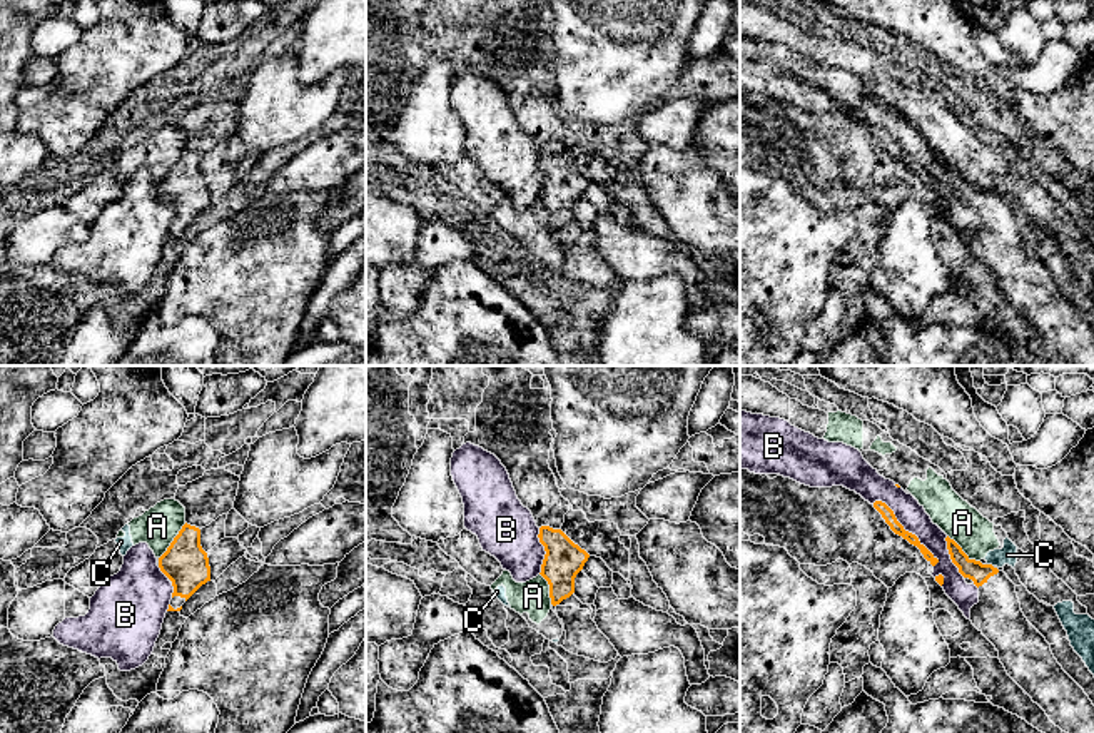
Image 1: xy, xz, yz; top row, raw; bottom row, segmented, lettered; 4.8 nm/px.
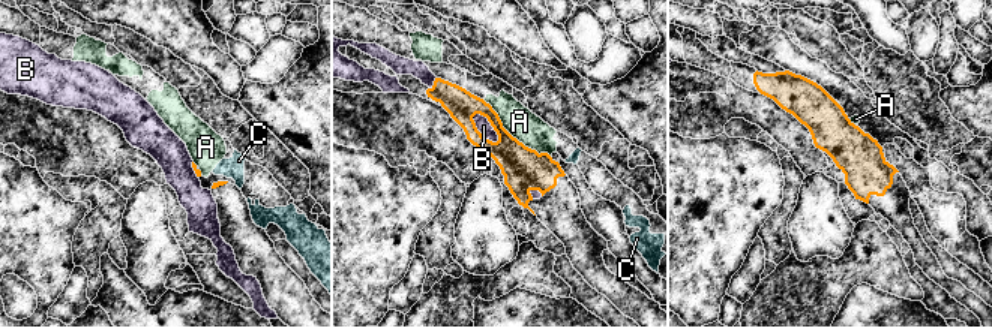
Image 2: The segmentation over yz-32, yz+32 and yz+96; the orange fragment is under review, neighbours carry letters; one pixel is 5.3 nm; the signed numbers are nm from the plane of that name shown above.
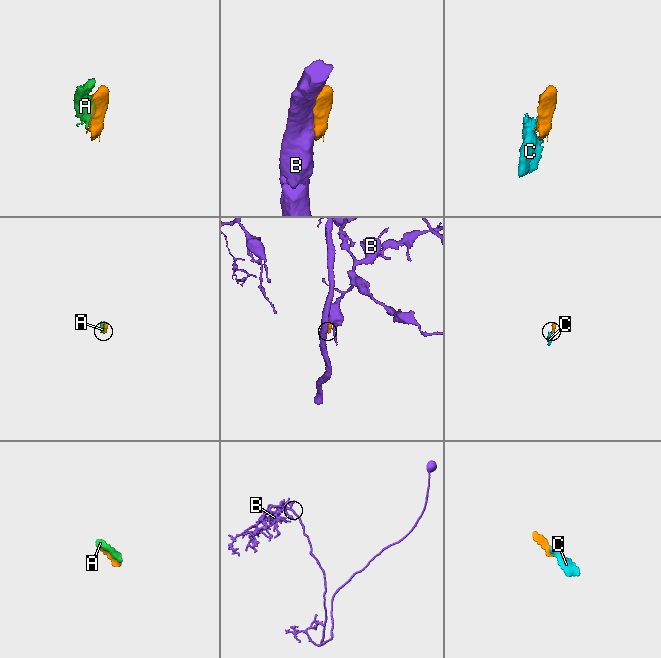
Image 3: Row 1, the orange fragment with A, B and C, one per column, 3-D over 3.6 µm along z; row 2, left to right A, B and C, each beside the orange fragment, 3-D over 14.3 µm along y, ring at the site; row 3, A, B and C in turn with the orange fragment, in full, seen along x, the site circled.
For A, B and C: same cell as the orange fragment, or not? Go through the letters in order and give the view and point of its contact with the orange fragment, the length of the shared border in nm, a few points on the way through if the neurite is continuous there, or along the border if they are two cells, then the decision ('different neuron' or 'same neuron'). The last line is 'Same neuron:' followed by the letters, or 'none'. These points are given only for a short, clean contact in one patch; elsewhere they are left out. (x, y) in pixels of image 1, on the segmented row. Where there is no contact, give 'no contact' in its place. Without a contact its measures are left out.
A: yz (962, 551) | 200 nm | along yz (947, 535), (971, 558), (979, 561) | different neuron
B: yz (902, 528) | 440 nm | different neuron
C: yz (991, 565) | 40 nm | along yz (987, 563), (992, 566) | different neuron
Same neuron: none

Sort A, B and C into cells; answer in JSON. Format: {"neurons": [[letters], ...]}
{"neurons": [["A", "C"], ["B"]]}

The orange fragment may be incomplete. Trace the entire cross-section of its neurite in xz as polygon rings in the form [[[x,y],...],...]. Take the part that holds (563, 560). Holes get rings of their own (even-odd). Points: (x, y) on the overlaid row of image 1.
[[[541,526],[538,538],[546,551],[539,574],[548,581],[551,604],[556,606],[575,593],[575,578],[590,554],[561,529]]]

